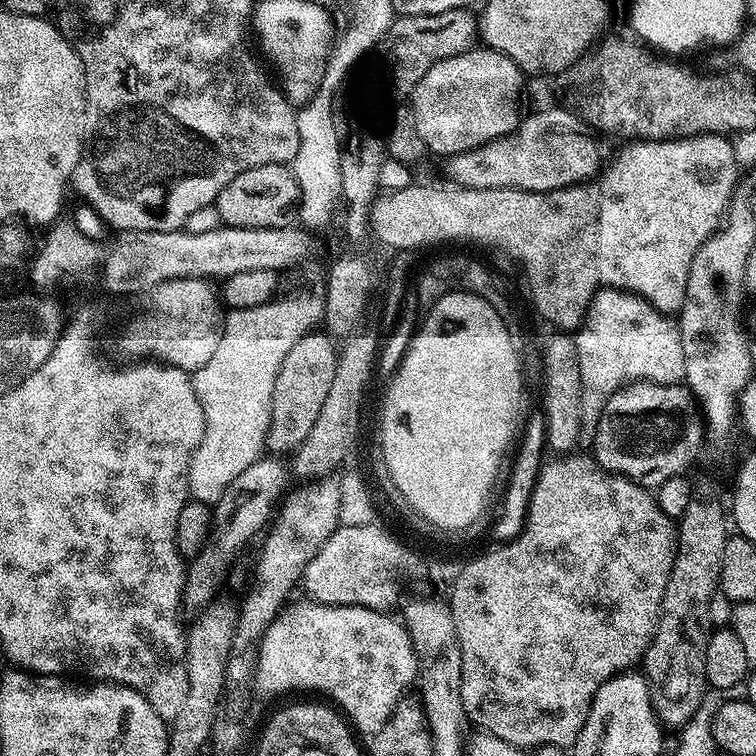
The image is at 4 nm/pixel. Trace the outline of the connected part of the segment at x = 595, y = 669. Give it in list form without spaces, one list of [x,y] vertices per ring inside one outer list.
[[[560,454],[552,458],[556,460],[549,459],[543,465],[537,474],[524,528],[519,536],[508,541],[509,545],[496,555],[472,564],[456,585],[455,611],[460,630],[458,646],[462,650],[462,706],[465,717],[471,723],[473,720],[477,729],[494,734],[502,738],[502,742],[510,742],[514,747],[525,750],[535,750],[543,744],[571,749],[586,722],[588,711],[592,709],[592,699],[602,685],[614,676],[627,673],[631,664],[639,665],[643,661],[644,653],[651,646],[656,633],[663,595],[675,562],[677,525],[665,514],[662,506],[658,506],[655,495],[633,480],[607,472],[591,455],[576,455]]]

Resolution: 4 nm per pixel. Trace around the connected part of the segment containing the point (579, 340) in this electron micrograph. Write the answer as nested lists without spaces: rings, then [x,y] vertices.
[[[601,288],[588,303],[588,312],[584,322],[574,336],[578,366],[582,374],[584,387],[584,419],[580,422],[579,447],[591,449],[596,439],[596,421],[600,418],[600,410],[609,396],[629,382],[651,382],[654,384],[679,384],[684,380],[686,358],[682,350],[682,338],[677,321],[671,315],[659,312],[654,305],[637,296],[635,292],[625,292],[623,288]]]

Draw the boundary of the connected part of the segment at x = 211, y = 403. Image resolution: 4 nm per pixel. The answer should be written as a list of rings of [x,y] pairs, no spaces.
[[[319,291],[304,292],[289,300],[277,298],[262,306],[233,308],[223,317],[218,347],[206,366],[191,373],[204,415],[202,442],[194,450],[188,471],[191,499],[214,505],[242,470],[265,455],[274,378],[278,378],[282,358],[290,354],[290,346],[298,338],[319,329],[323,318],[324,298]]]

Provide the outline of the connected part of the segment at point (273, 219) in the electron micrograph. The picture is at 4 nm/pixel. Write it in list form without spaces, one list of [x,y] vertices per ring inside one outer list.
[[[287,164],[254,166],[254,170],[242,170],[242,174],[218,194],[214,207],[229,228],[286,228],[297,223],[300,187]]]

